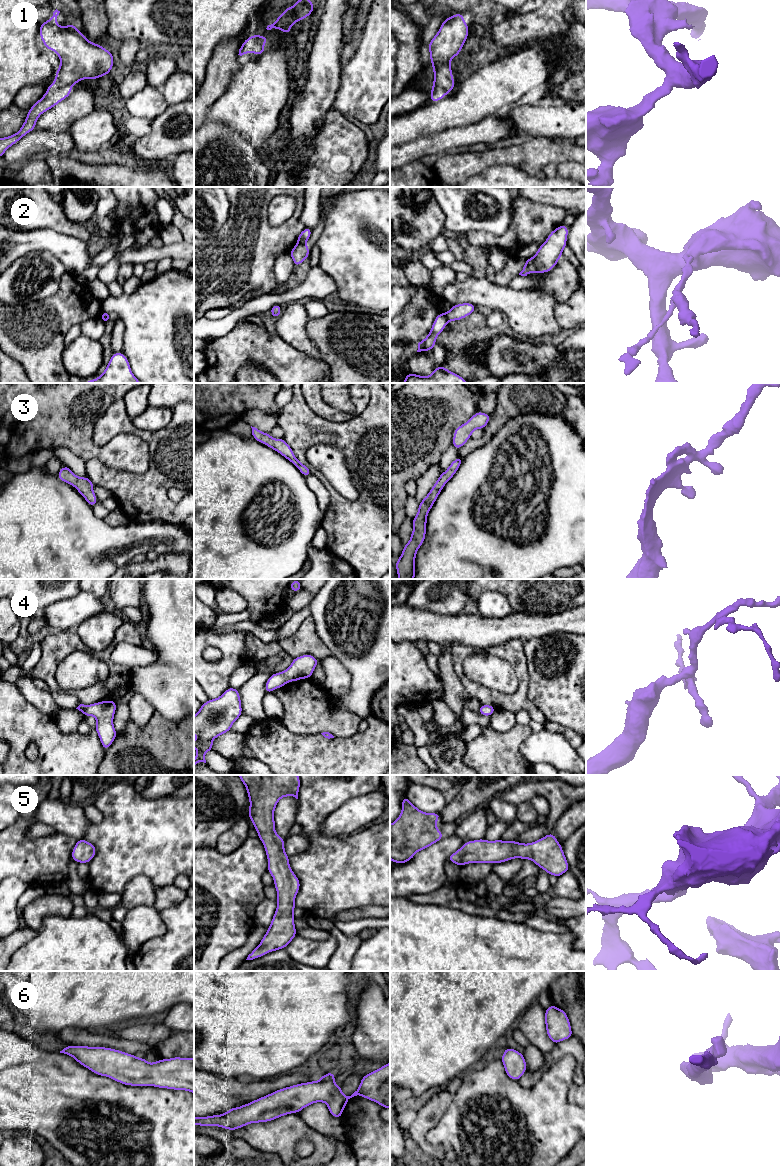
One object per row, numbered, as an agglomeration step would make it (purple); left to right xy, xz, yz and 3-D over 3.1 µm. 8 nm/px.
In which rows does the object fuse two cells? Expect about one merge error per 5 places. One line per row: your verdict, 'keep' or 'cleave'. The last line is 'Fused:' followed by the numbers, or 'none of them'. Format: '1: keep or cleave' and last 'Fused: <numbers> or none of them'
1: keep
2: cleave
3: keep
4: keep
5: keep
6: keep
Fused: 2

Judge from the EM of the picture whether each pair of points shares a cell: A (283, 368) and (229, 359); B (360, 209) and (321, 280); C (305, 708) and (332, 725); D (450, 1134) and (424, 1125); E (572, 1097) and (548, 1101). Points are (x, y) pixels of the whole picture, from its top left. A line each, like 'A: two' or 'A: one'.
A: one
B: two
C: one
D: two
E: two

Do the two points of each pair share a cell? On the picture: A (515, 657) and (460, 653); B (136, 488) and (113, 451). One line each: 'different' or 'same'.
A: same
B: different

